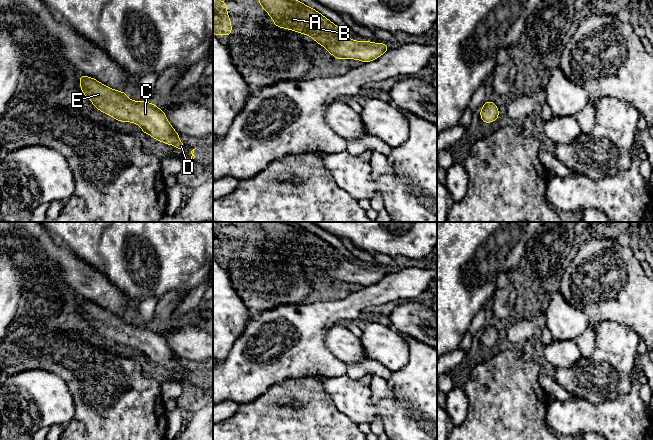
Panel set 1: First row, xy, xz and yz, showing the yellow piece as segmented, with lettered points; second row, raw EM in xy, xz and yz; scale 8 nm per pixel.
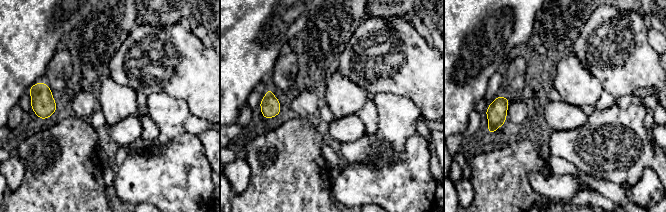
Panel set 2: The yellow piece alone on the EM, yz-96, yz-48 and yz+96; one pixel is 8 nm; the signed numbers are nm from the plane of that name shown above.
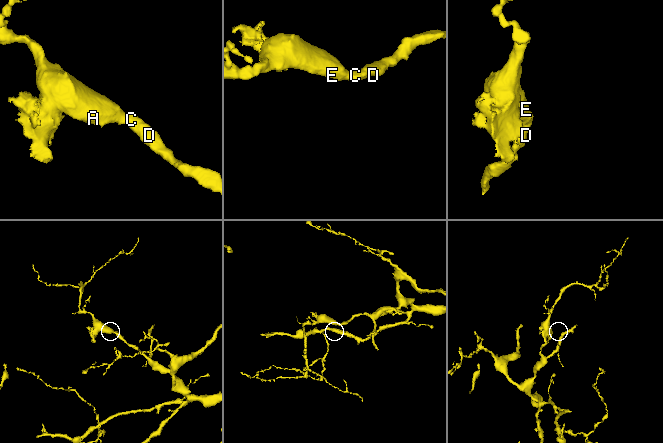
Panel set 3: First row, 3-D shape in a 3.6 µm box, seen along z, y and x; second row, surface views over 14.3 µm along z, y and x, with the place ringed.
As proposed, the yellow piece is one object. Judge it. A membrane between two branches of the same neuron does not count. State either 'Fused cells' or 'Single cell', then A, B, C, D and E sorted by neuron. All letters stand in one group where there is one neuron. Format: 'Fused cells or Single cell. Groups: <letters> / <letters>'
Single cell. Groups: A B C D E

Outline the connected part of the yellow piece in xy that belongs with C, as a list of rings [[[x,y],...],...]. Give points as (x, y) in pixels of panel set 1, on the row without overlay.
[[[80,298],[81,316],[92,326],[92,328],[106,339],[112,340],[120,346],[131,346],[141,351],[143,358],[149,358],[156,365],[164,366],[167,369],[173,369],[178,374],[185,373],[185,368],[179,364],[180,359],[169,347],[166,338],[151,326],[132,325],[125,316],[114,314],[98,304]]]

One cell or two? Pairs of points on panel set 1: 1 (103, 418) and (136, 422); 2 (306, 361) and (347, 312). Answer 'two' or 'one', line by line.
1: one
2: one

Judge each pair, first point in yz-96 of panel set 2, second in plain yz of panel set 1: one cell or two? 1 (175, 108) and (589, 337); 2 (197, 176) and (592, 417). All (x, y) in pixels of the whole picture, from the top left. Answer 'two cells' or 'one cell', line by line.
1: two cells
2: one cell

